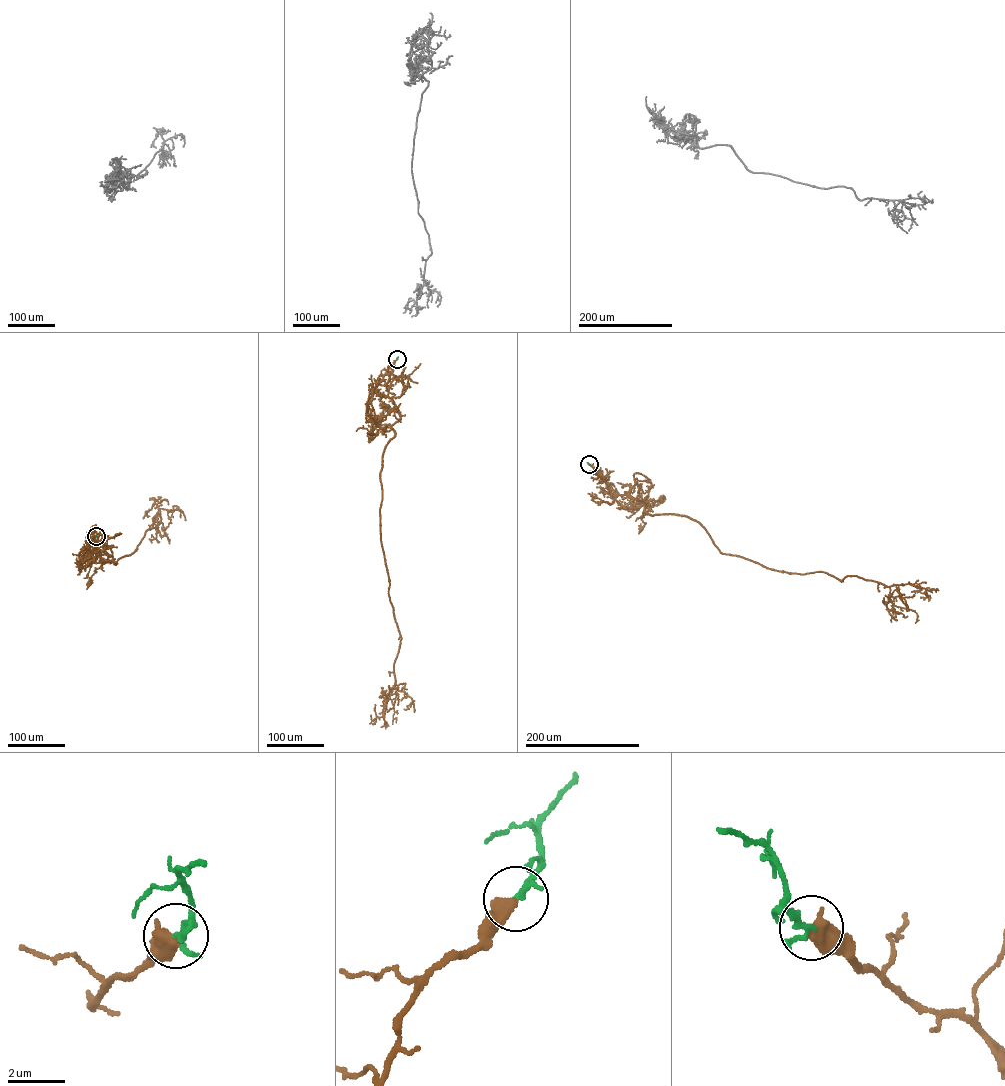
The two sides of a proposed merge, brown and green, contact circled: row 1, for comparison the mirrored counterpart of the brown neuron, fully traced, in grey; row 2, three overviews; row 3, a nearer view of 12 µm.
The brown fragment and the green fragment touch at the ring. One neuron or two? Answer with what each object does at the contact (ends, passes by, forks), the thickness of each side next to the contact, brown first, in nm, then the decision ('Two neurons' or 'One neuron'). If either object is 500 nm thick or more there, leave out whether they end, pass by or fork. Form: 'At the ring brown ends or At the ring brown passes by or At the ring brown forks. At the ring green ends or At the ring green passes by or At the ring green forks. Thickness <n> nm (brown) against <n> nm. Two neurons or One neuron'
Thickness 550 nm (brown) against 170 nm. One neuron

